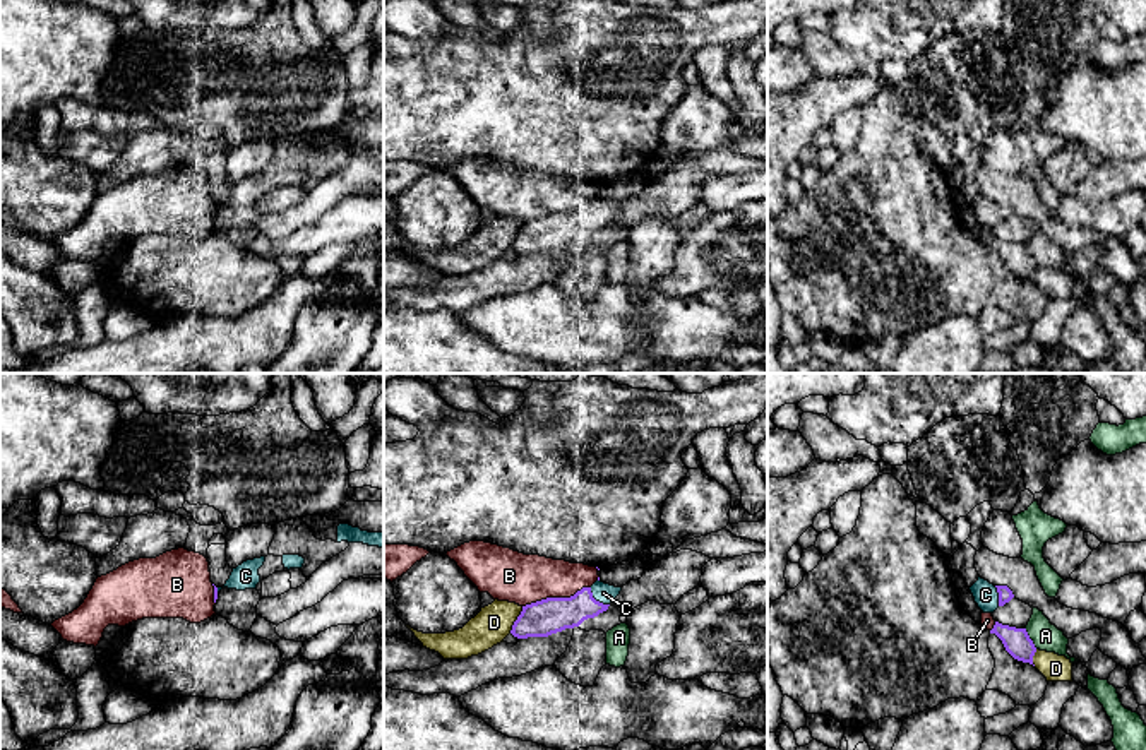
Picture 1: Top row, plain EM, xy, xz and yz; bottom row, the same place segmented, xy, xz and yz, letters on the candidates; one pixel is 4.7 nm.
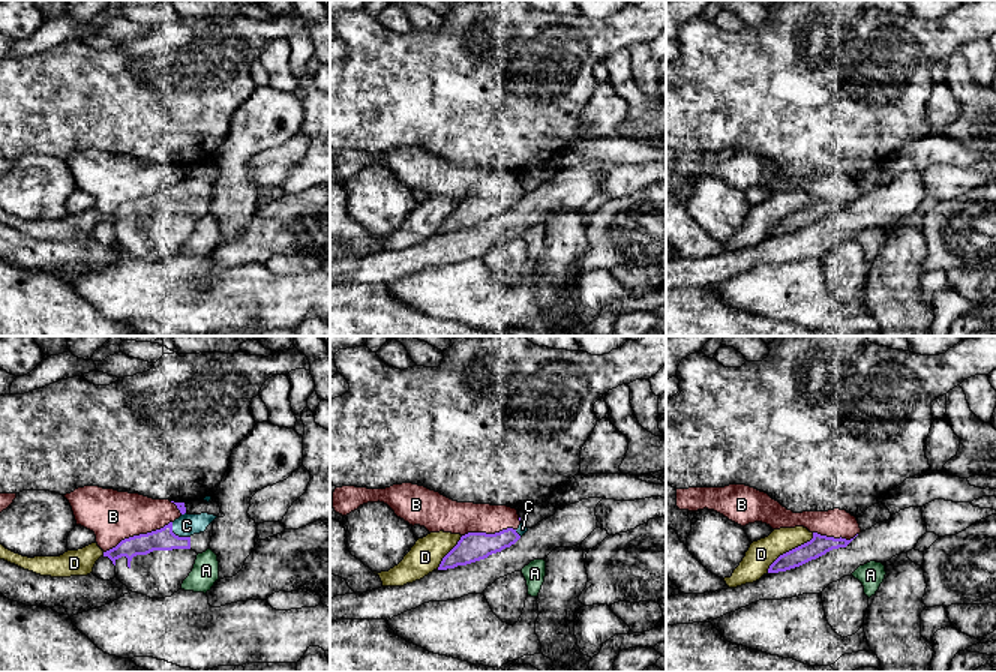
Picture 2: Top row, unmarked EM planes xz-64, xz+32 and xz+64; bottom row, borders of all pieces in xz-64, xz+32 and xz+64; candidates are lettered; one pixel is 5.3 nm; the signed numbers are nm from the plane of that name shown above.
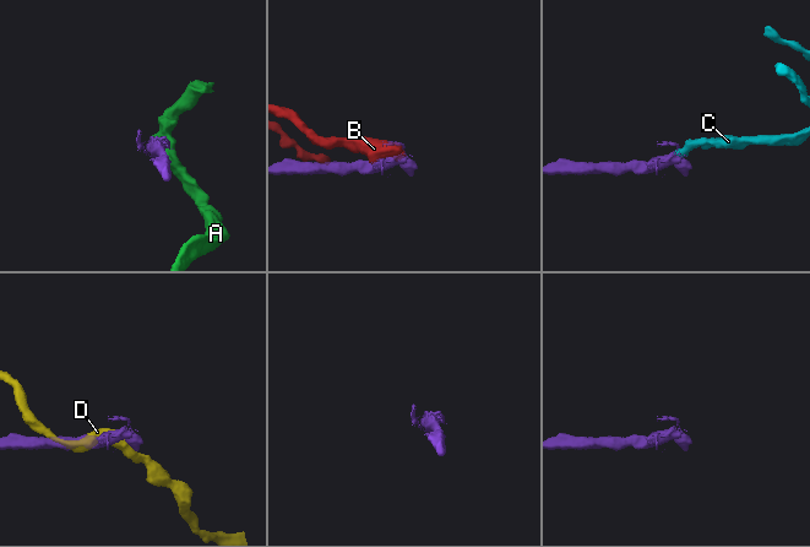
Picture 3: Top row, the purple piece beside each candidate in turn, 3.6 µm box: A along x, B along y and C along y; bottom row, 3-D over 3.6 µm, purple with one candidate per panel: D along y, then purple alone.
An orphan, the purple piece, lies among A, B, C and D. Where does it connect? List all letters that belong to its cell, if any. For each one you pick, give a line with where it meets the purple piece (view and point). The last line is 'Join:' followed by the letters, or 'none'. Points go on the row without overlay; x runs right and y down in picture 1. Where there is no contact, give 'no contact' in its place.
C: meets purple in xz at (595, 216)
Join: C

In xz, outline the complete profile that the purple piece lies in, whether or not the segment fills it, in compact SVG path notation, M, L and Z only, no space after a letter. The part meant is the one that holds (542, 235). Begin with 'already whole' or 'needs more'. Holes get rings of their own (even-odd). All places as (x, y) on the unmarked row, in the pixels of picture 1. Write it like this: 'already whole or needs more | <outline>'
needs more | M596 197L591 204L582 204L570 214L546 214L526 221L510 250L517 255L548 253L579 243L584 236L606 228L620 207L622 204Z

